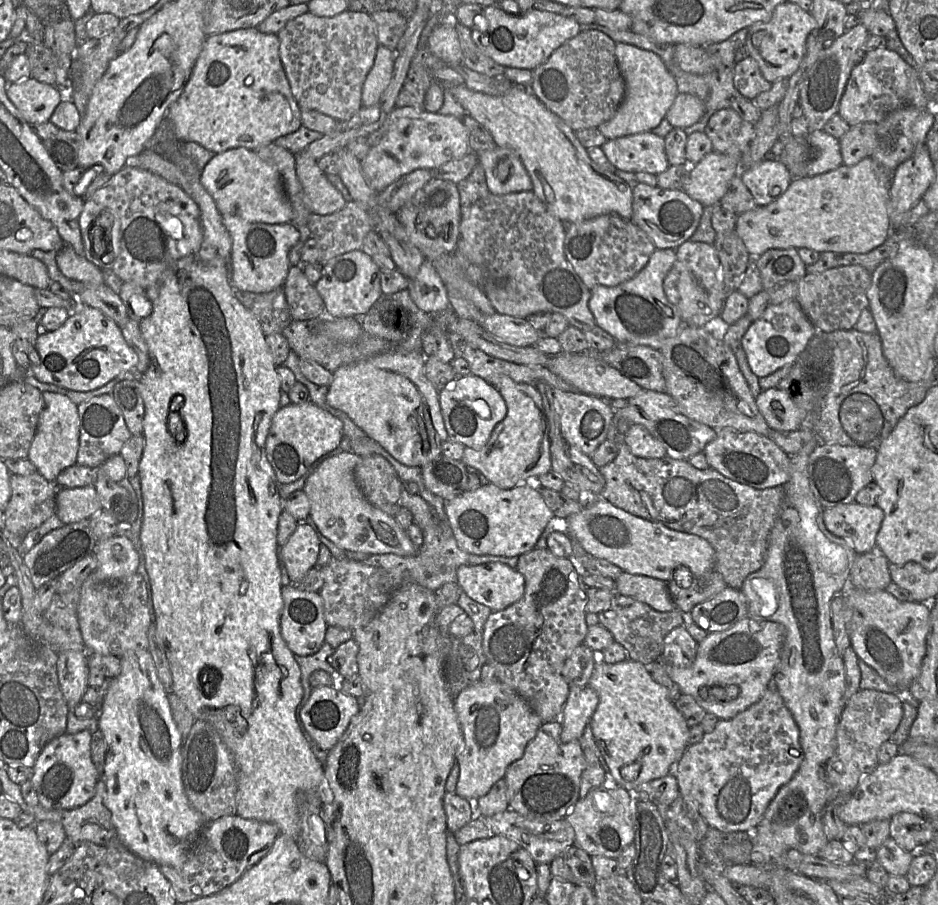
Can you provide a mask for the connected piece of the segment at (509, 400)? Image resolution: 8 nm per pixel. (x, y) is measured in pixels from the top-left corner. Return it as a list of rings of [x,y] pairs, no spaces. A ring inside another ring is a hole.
[[[504,375],[493,377],[493,386],[505,401],[506,415],[480,450],[464,447],[462,462],[468,468],[478,470],[489,483],[502,489],[533,483],[540,475],[551,470],[550,441],[541,395],[533,385],[517,383]]]

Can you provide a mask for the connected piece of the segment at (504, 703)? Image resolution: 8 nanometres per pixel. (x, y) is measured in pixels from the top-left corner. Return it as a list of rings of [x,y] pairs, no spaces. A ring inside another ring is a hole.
[[[478,681],[468,686],[455,699],[455,711],[464,737],[464,748],[457,760],[460,772],[455,793],[467,801],[479,799],[485,796],[495,783],[504,779],[508,767],[523,756],[526,746],[535,738],[543,722],[525,699],[500,681]]]

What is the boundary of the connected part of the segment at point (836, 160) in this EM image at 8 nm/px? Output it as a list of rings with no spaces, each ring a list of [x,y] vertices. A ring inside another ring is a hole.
[[[823,130],[810,131],[806,138],[812,149],[812,156],[805,166],[806,177],[834,170],[843,164],[838,139]]]

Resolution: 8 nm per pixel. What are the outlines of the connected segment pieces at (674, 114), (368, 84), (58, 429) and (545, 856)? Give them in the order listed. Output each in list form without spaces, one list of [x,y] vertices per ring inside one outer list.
[[[678,93],[665,119],[674,128],[684,129],[699,121],[704,113],[705,106],[700,98],[692,94]]]
[[[383,45],[377,47],[373,67],[369,71],[362,88],[362,107],[378,103],[388,87],[393,73],[395,52]]]
[[[42,392],[42,394],[44,406],[29,450],[28,459],[47,481],[56,481],[58,475],[64,469],[77,463],[80,419],[77,405],[68,397],[53,392]]]
[[[511,809],[491,817],[484,822],[494,835],[504,836],[517,842],[534,859],[536,864],[548,864],[571,846],[575,846],[575,832],[566,818],[556,821],[530,820]]]

